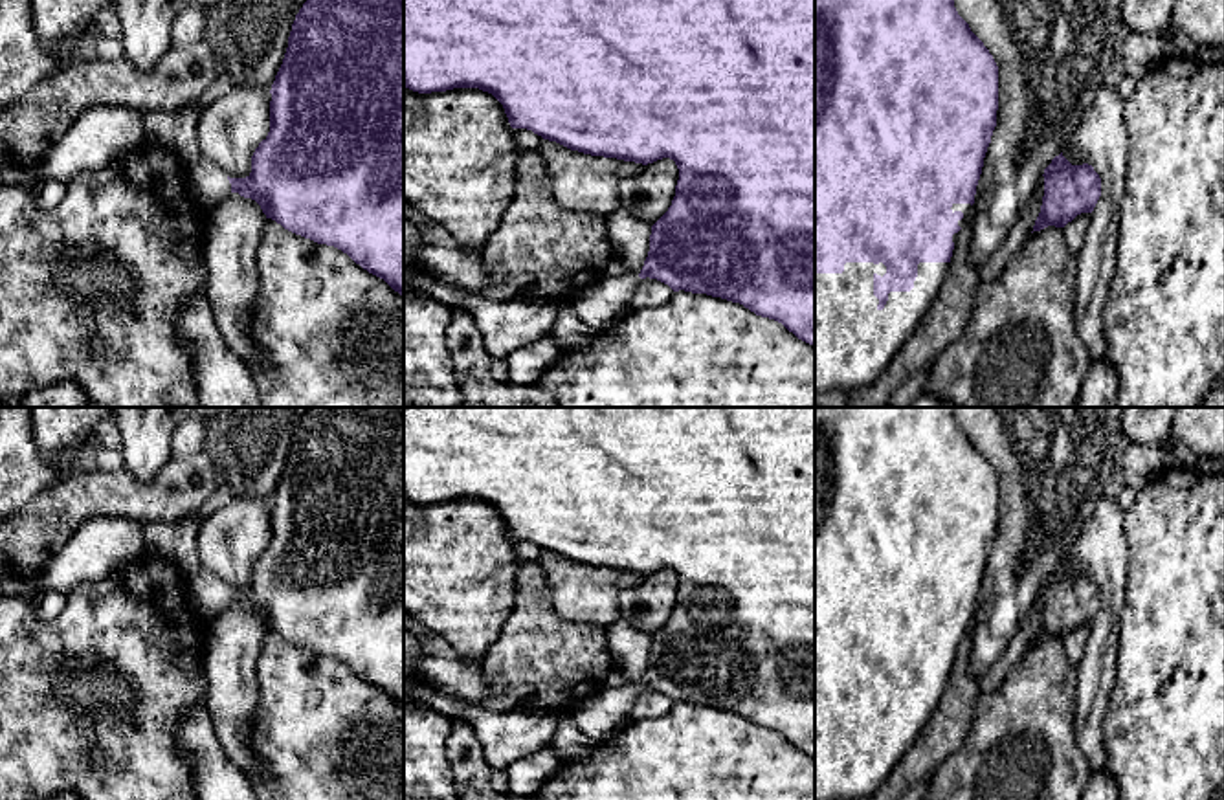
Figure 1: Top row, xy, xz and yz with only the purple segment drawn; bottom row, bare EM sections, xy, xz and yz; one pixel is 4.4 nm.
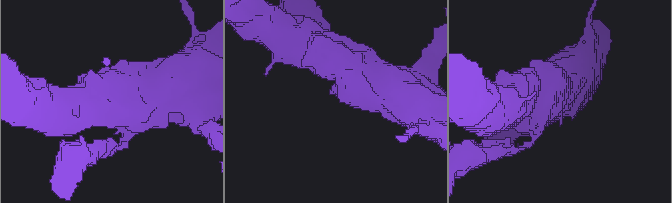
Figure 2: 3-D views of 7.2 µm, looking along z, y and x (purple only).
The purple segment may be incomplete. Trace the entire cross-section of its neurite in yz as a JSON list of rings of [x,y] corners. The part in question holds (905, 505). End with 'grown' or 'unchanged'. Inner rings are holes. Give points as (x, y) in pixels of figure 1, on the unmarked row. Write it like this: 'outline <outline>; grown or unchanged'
outline [[[815,407],[815,800],[872,794],[930,719],[949,684],[958,642],[971,629],[996,521],[998,477],[958,426],[952,407]]]; grown

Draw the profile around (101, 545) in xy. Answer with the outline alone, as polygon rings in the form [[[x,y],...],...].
[[[97,516],[86,519],[46,567],[31,576],[31,582],[35,589],[68,594],[86,580],[101,580],[123,565],[132,563],[145,549],[143,523],[119,516]]]

